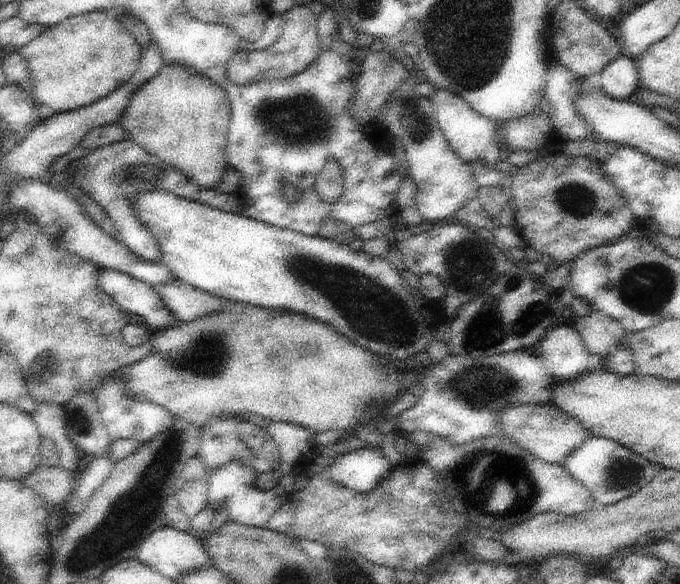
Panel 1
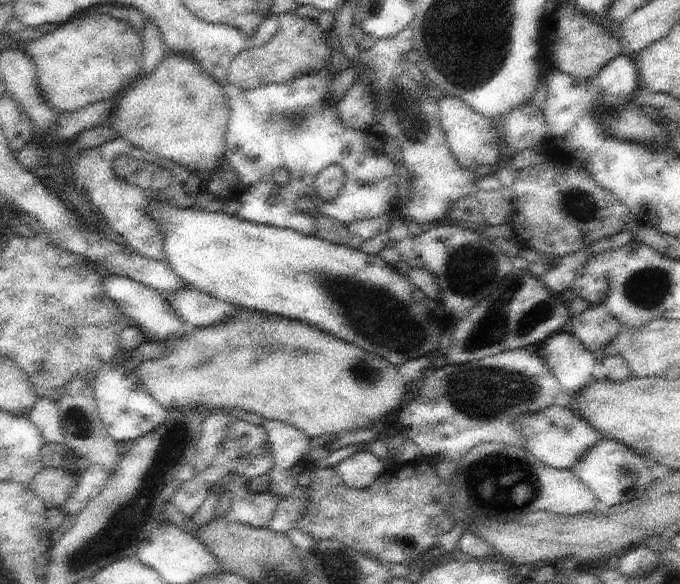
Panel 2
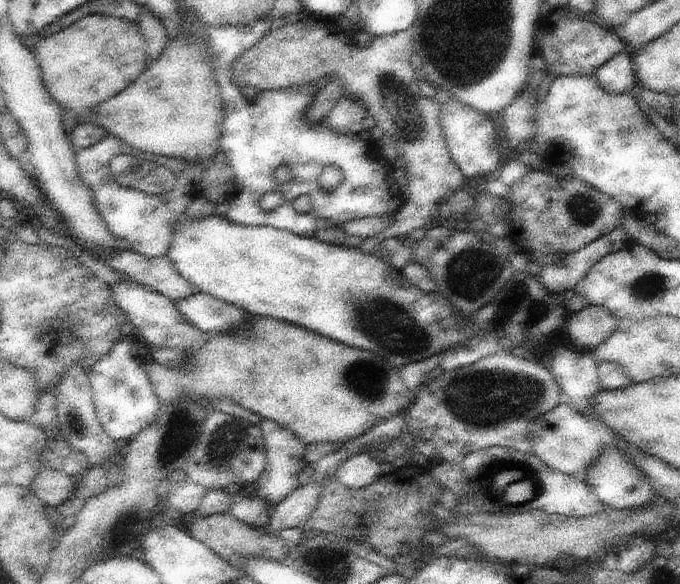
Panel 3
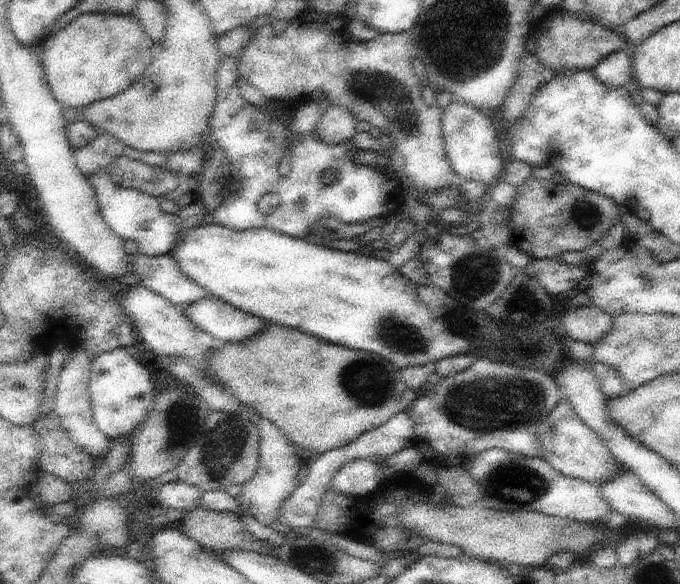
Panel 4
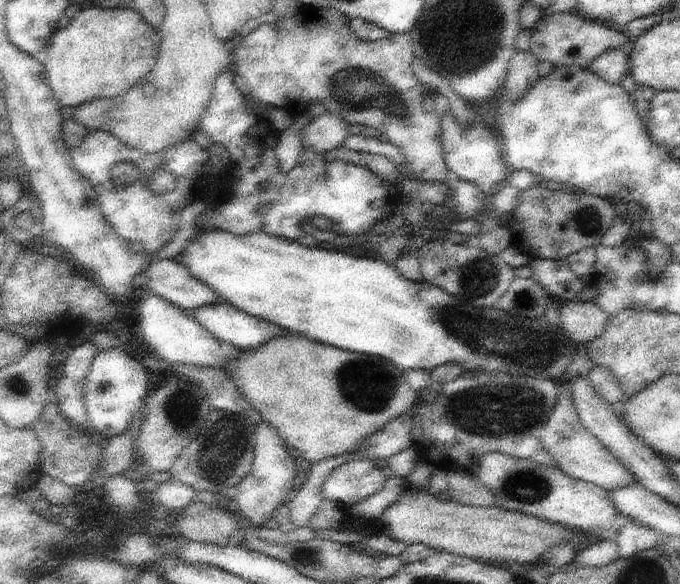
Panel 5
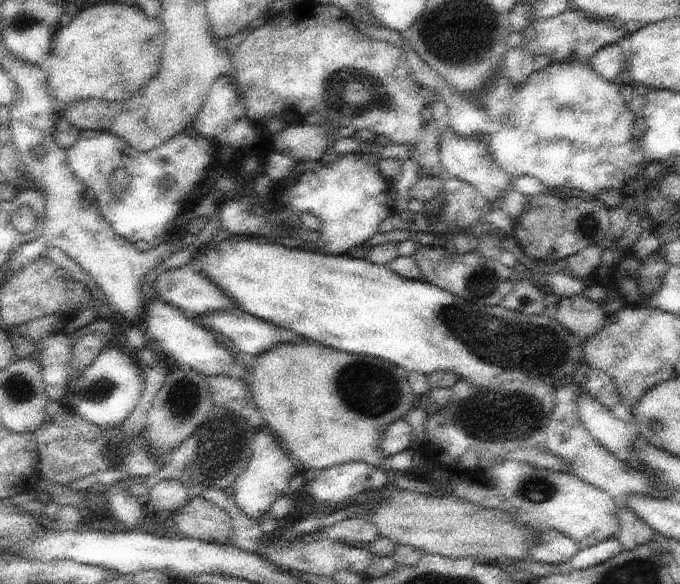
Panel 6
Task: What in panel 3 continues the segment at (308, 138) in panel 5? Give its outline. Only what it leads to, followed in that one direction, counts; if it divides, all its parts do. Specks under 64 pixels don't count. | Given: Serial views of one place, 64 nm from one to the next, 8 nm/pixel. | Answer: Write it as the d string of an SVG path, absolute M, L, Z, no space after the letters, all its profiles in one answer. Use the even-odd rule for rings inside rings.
M346 96L324 119L328 128L338 130L340 134L358 134L364 130L363 122L368 116L368 110L362 106L362 102L358 102L358 98Z

